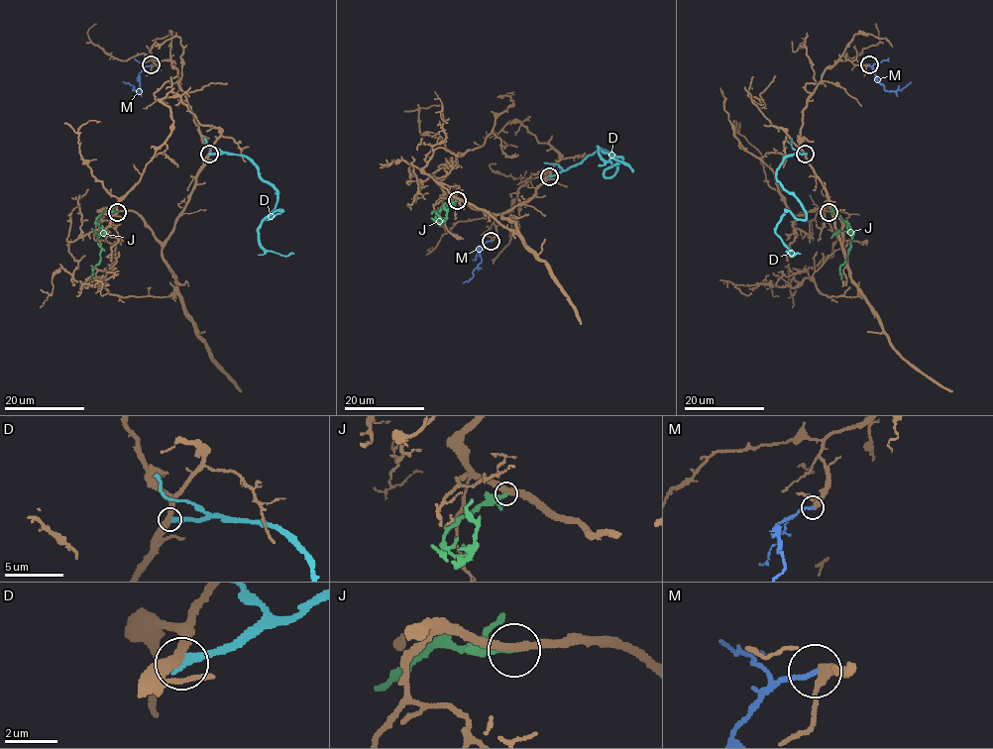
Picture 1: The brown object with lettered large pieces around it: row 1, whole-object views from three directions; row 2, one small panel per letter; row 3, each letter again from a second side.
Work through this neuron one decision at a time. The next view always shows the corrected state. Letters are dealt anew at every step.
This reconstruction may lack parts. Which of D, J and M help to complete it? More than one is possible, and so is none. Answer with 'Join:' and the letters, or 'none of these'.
Join: none of these

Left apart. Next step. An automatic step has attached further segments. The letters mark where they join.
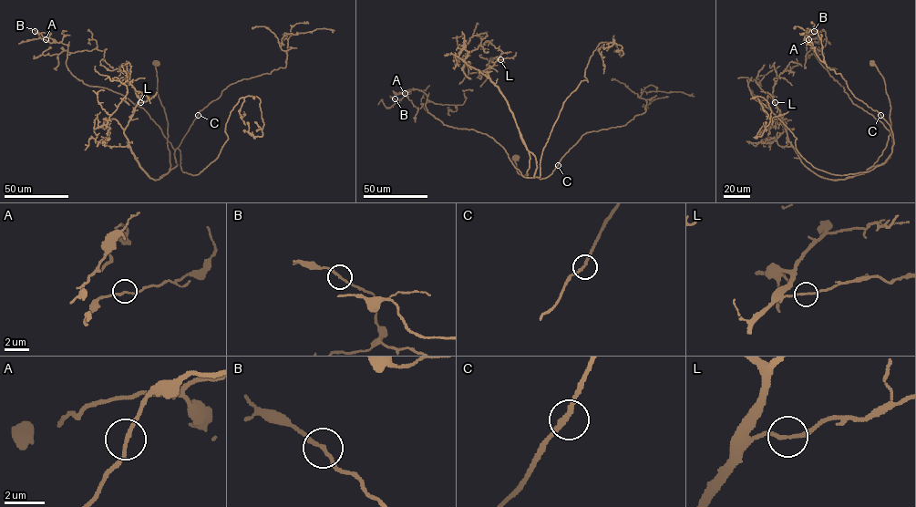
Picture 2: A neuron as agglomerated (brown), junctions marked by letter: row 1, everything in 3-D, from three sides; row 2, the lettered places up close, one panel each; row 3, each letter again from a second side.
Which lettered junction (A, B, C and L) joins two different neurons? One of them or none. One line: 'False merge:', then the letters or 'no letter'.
False merge: no letter

